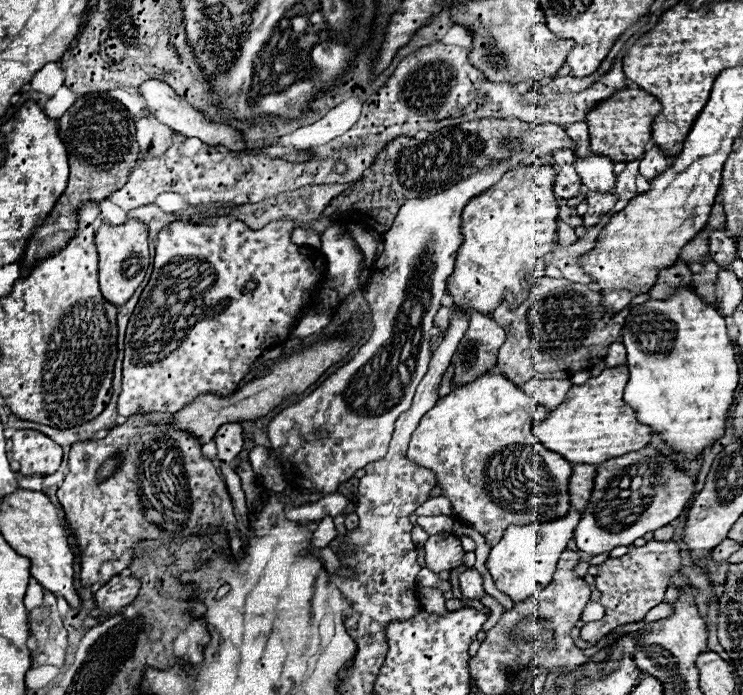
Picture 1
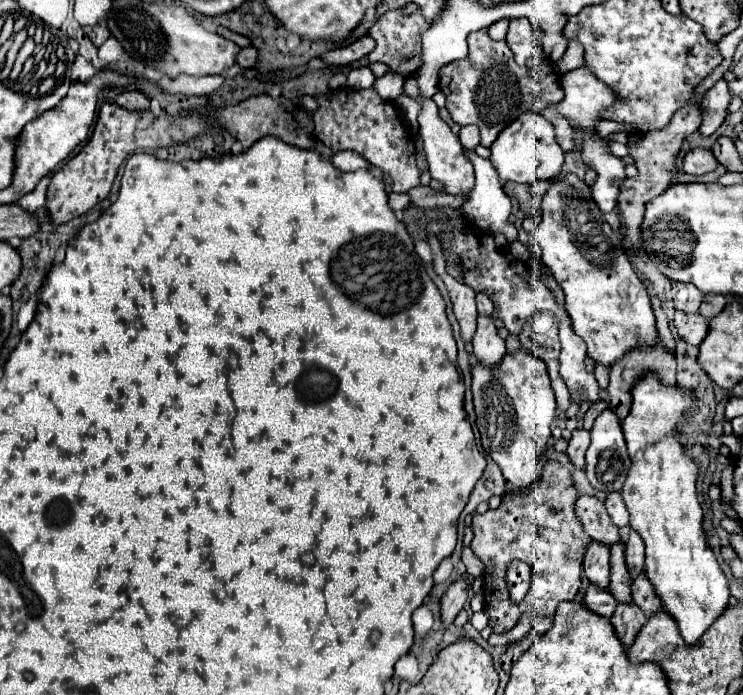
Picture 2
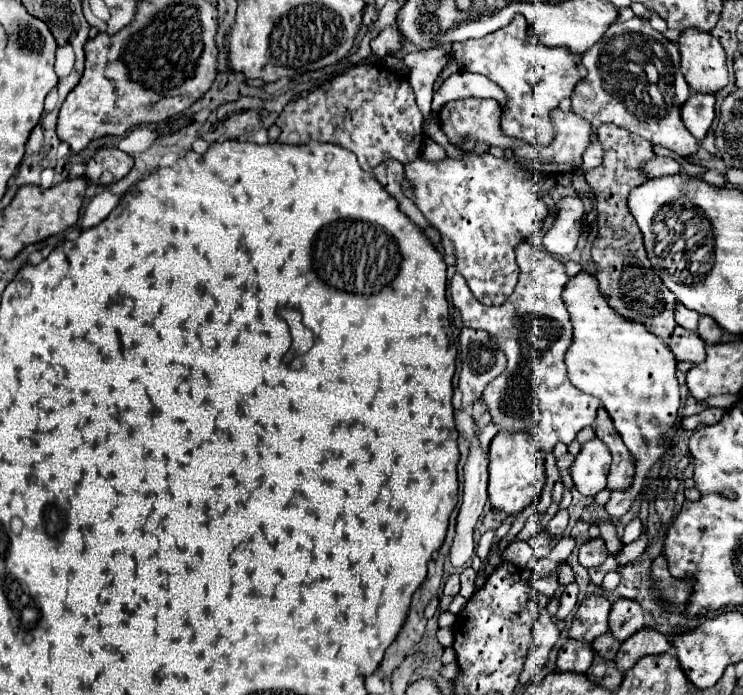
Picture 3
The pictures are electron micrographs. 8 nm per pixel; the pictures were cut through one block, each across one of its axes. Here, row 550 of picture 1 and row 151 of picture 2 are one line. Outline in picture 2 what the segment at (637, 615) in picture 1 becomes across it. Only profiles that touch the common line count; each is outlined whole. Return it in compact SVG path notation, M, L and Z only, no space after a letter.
M692 94L692 100L680 108L680 112L676 112L676 116L672 116L670 124L666 128L662 128L660 132L646 132L640 136L640 140L636 144L628 142L630 148L630 156L634 160L634 166L638 168L638 174L634 178L626 178L620 184L620 196L618 196L618 208L622 214L622 224L624 224L624 238L622 238L622 250L642 250L642 234L640 234L640 224L644 218L644 206L648 200L652 200L654 196L660 196L670 184L676 182L676 156L682 148L682 142L694 132L698 130L702 122L702 114L700 114L700 104L696 100L696 94Z

